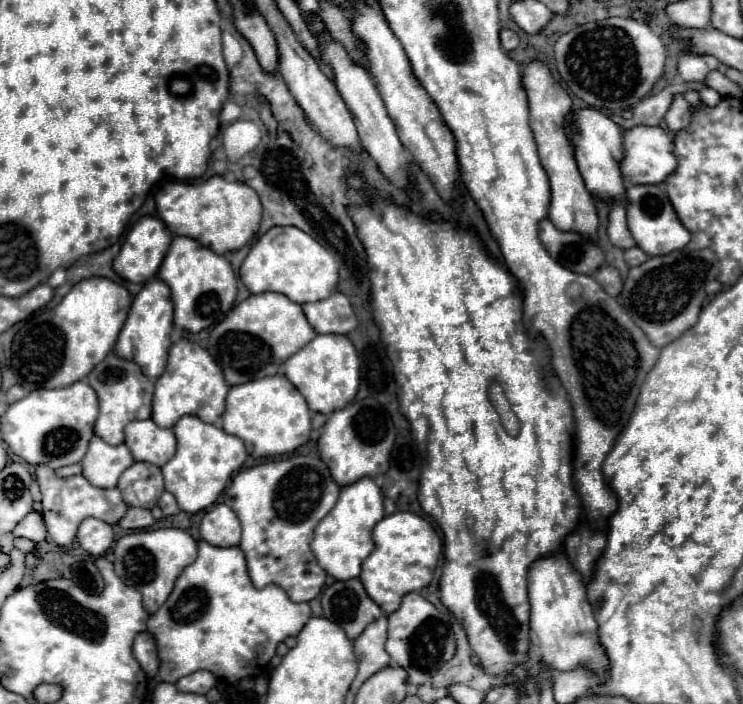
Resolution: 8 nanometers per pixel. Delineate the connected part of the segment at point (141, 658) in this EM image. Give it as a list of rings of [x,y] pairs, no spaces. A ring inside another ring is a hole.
[[[140,632],[134,640],[134,656],[140,662],[142,670],[154,678],[158,674],[158,652],[156,652],[156,642],[148,632]]]

